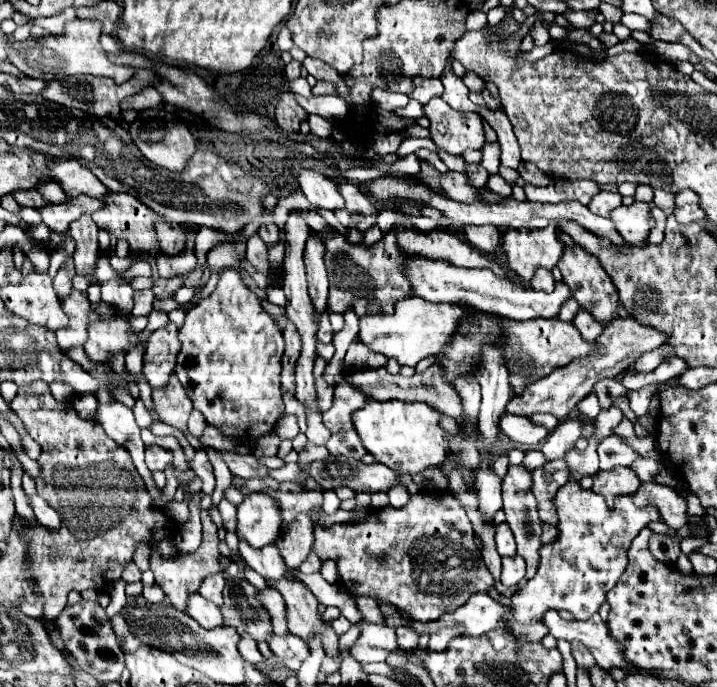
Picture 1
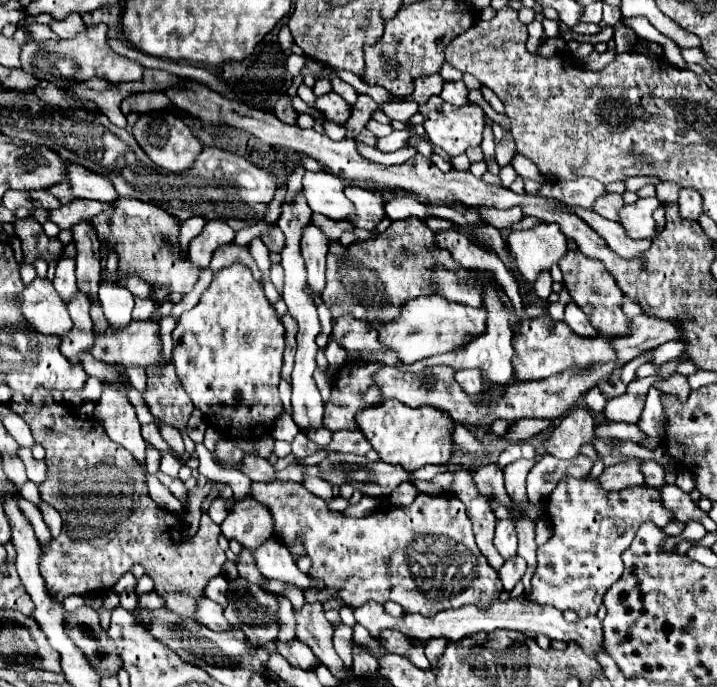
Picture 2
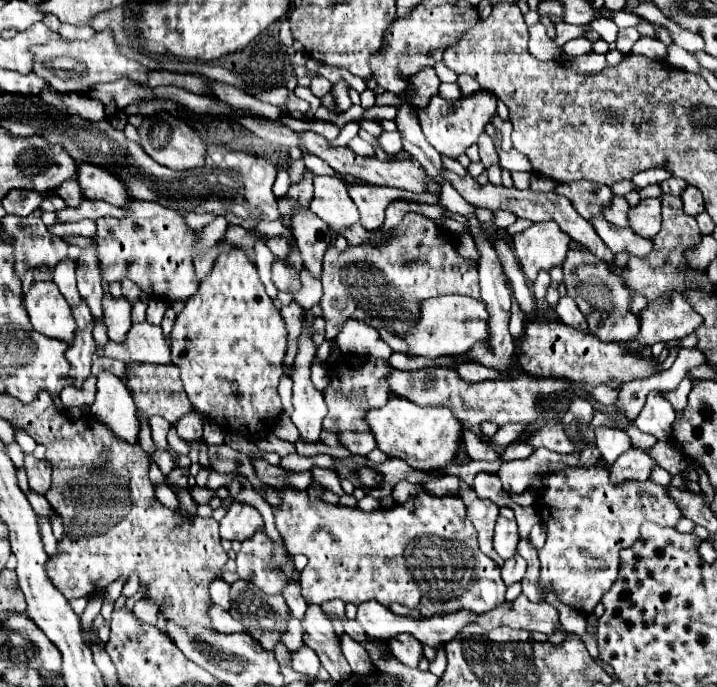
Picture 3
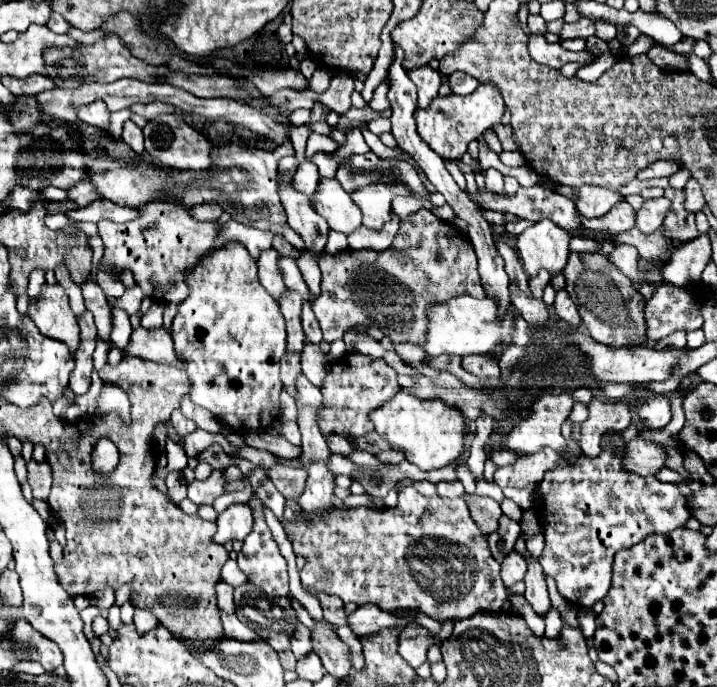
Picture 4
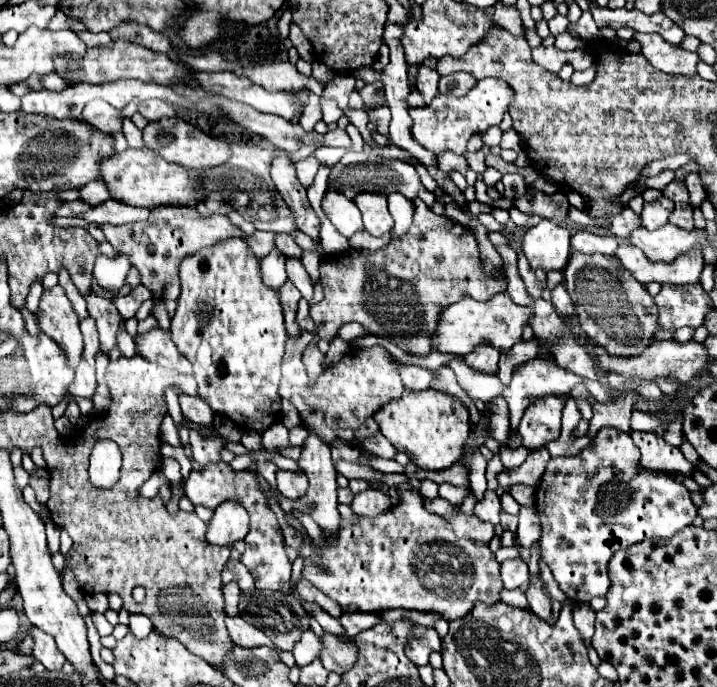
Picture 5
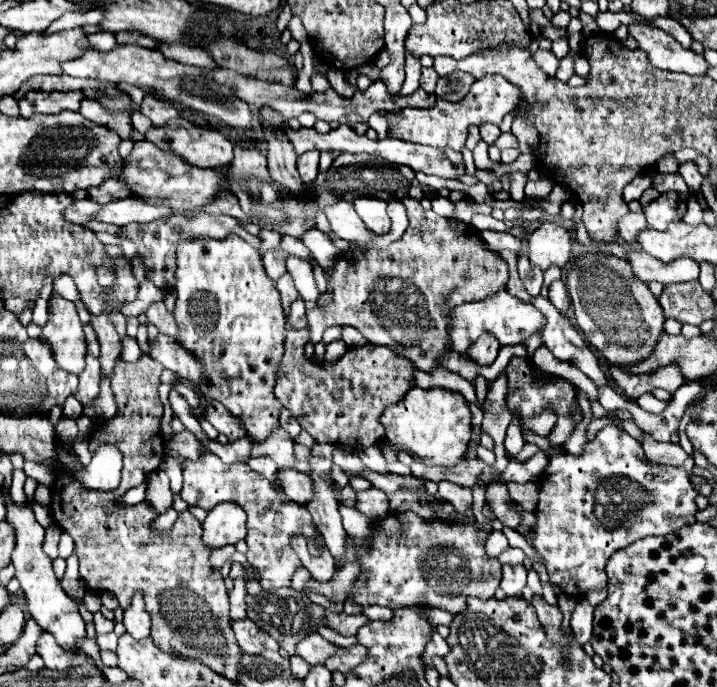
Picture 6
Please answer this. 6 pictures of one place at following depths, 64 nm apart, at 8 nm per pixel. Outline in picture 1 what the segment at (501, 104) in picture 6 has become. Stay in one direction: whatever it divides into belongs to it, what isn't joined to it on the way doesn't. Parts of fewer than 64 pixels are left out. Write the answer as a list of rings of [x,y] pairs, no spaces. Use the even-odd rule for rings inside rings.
[[[436,96],[424,106],[424,116],[430,120],[432,142],[448,154],[458,156],[466,148],[484,146],[482,116],[478,112],[458,112]]]

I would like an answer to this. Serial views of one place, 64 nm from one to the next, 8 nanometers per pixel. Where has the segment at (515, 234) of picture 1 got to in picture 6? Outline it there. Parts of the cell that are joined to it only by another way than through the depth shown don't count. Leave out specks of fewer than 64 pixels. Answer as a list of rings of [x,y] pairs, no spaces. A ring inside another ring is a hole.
[[[542,222],[528,238],[528,258],[532,266],[546,270],[548,266],[568,264],[572,254],[572,234],[552,222]]]

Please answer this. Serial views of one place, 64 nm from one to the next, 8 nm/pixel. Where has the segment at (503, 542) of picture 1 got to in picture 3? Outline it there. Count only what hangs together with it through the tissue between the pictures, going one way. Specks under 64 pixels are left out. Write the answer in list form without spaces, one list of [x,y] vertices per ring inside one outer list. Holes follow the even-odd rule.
[[[498,518],[494,532],[494,550],[502,558],[512,558],[516,554],[518,544],[518,526],[508,518]]]

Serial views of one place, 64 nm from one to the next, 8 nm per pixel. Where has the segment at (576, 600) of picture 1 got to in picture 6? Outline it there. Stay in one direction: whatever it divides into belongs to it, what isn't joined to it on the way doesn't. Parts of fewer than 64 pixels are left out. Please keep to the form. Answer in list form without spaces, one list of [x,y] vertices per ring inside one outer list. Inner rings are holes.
[[[616,426],[602,428],[596,438],[586,444],[582,456],[572,456],[566,452],[552,456],[542,474],[540,486],[534,548],[544,560],[550,582],[560,586],[564,594],[572,596],[582,596],[588,590],[606,586],[604,566],[618,548],[626,548],[628,544],[646,536],[672,534],[686,524],[694,524],[694,514],[698,512],[698,490],[692,486],[688,472],[684,468],[652,466],[638,448],[638,442]]]

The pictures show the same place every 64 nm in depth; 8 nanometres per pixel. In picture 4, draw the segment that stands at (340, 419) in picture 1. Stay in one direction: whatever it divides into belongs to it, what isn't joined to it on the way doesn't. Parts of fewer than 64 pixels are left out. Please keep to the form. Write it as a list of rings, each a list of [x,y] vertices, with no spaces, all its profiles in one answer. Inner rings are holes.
[[[346,354],[344,360],[340,360],[334,366],[334,372],[328,374],[328,380],[324,382],[324,386],[320,390],[324,396],[324,404],[316,414],[320,432],[324,436],[340,434],[344,438],[360,438],[374,430],[370,412],[376,410],[386,400],[390,400],[394,394],[398,394],[400,386],[396,384],[396,378],[392,376],[386,362],[374,360],[374,358],[362,356],[362,354]],[[330,386],[332,386],[332,390],[328,392]],[[332,402],[338,402],[338,404],[332,404]]]

